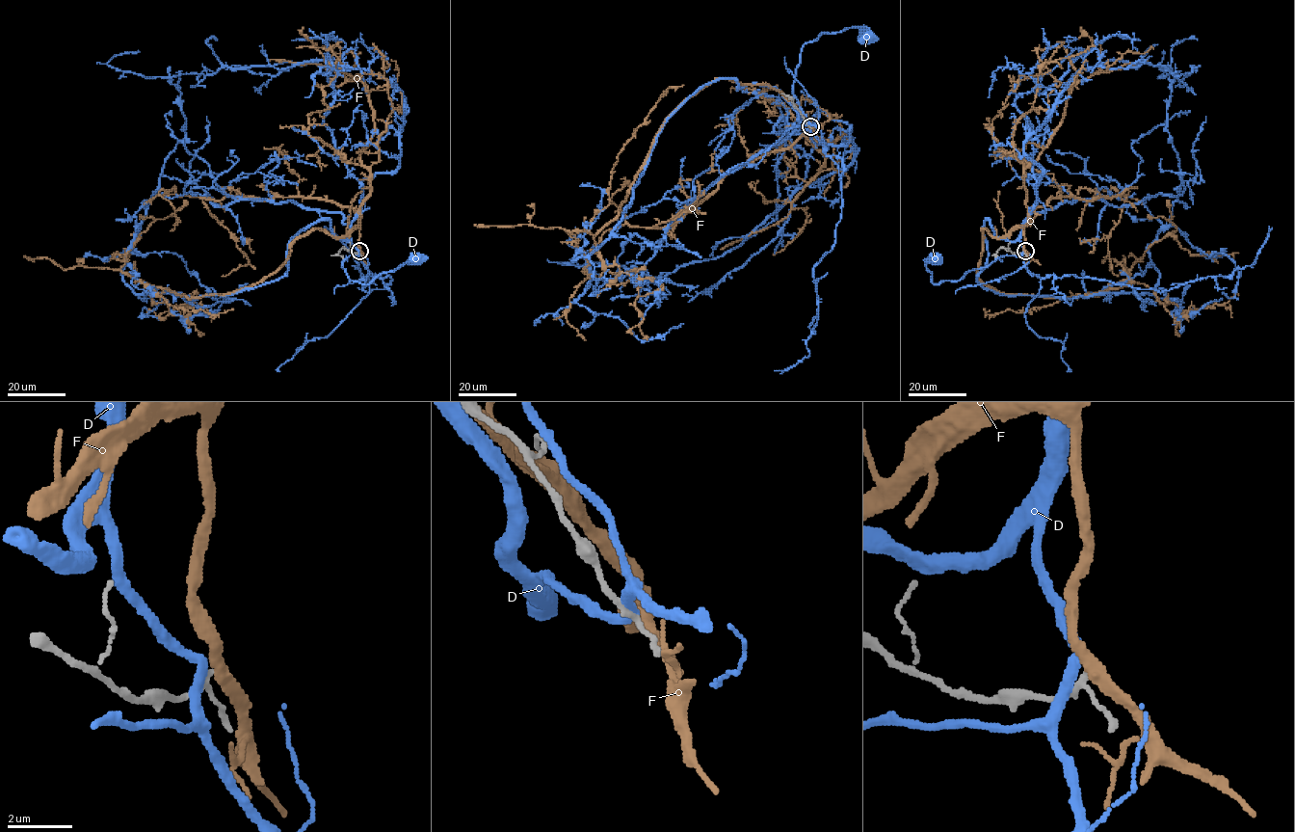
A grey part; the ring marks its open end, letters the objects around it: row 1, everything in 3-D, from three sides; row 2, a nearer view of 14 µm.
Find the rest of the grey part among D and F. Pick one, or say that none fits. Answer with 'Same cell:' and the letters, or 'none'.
Same cell: none

